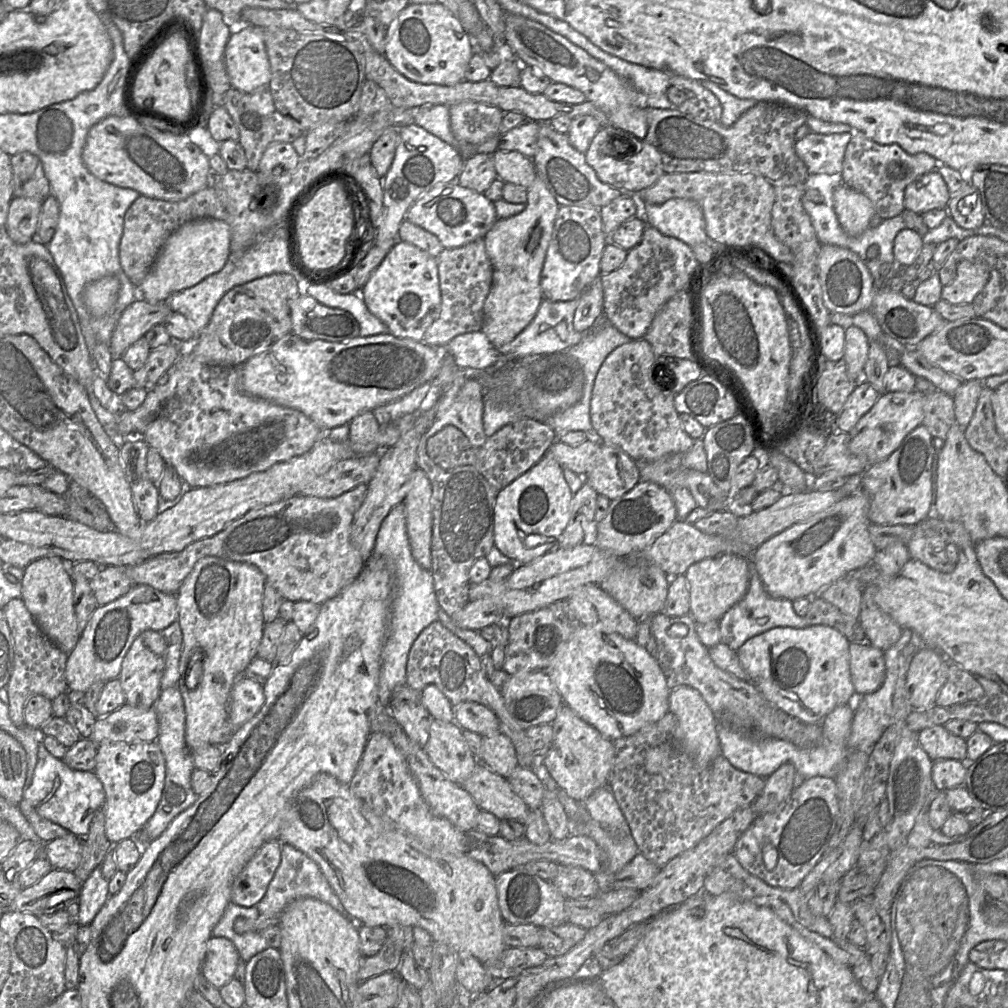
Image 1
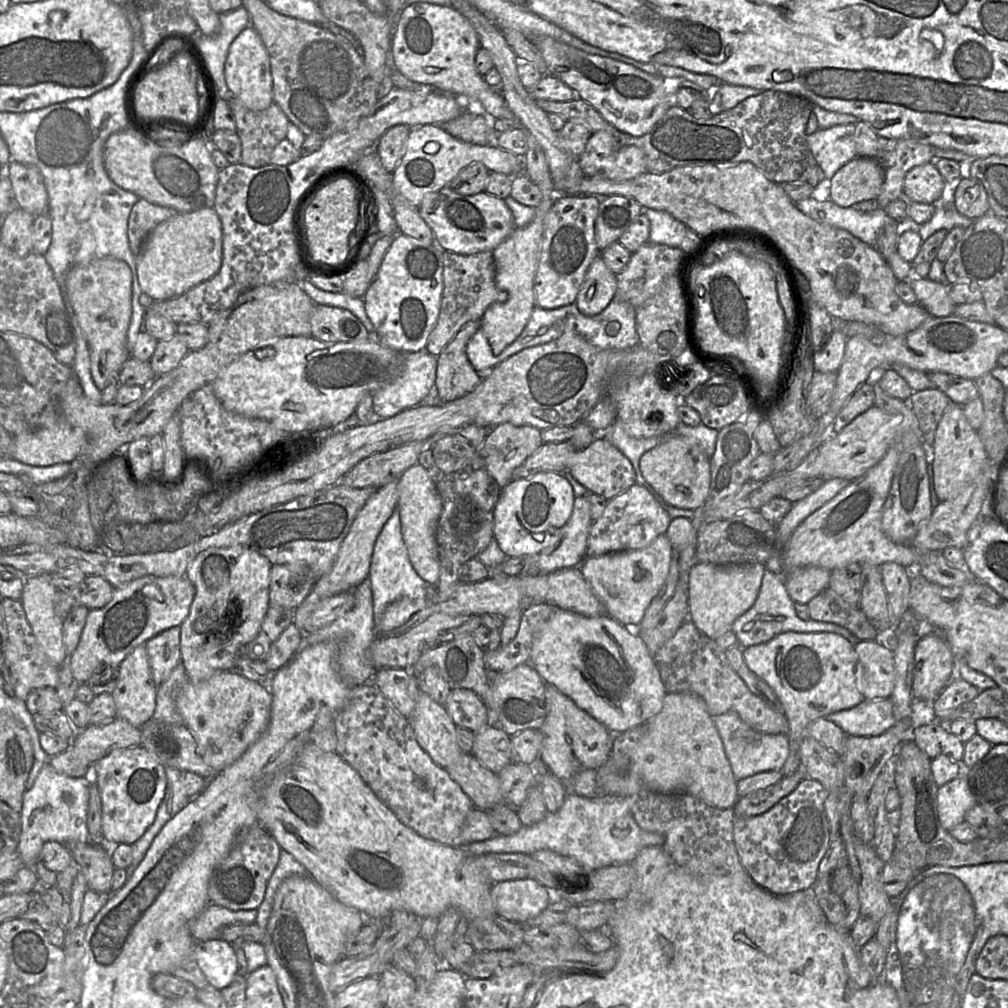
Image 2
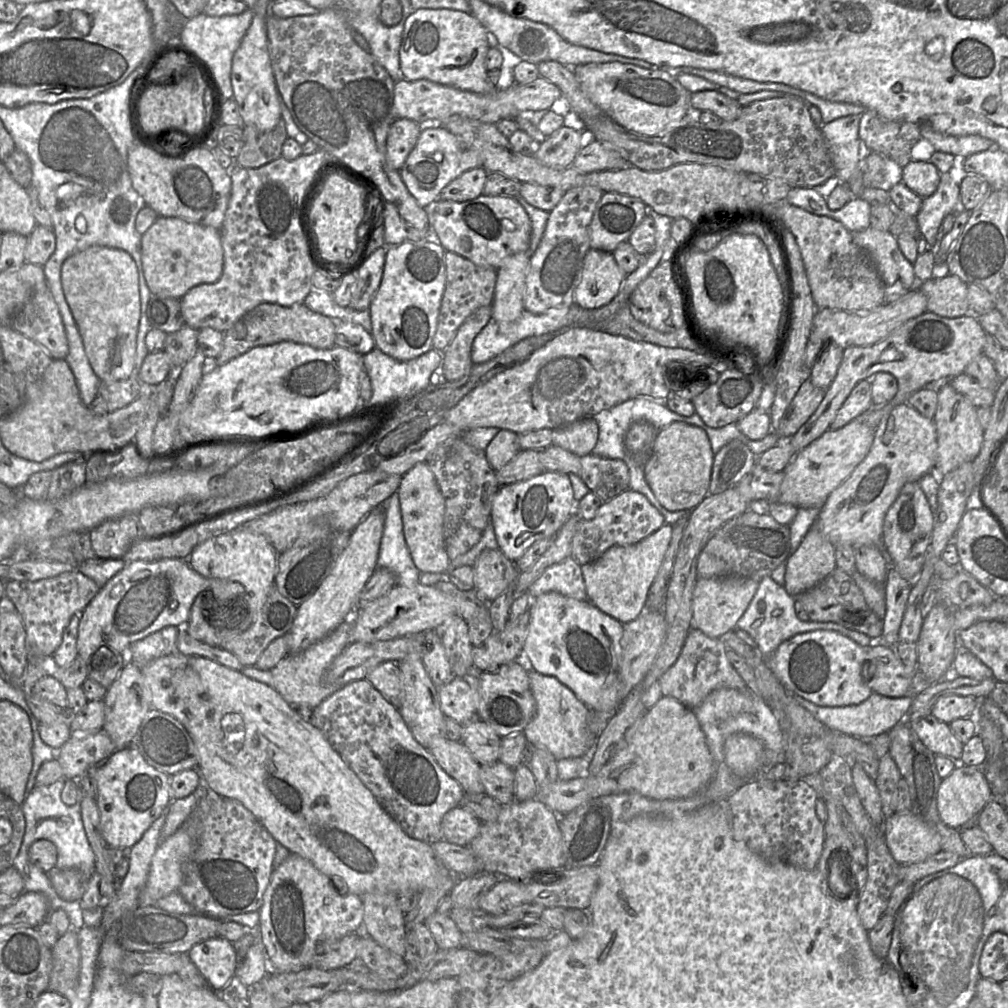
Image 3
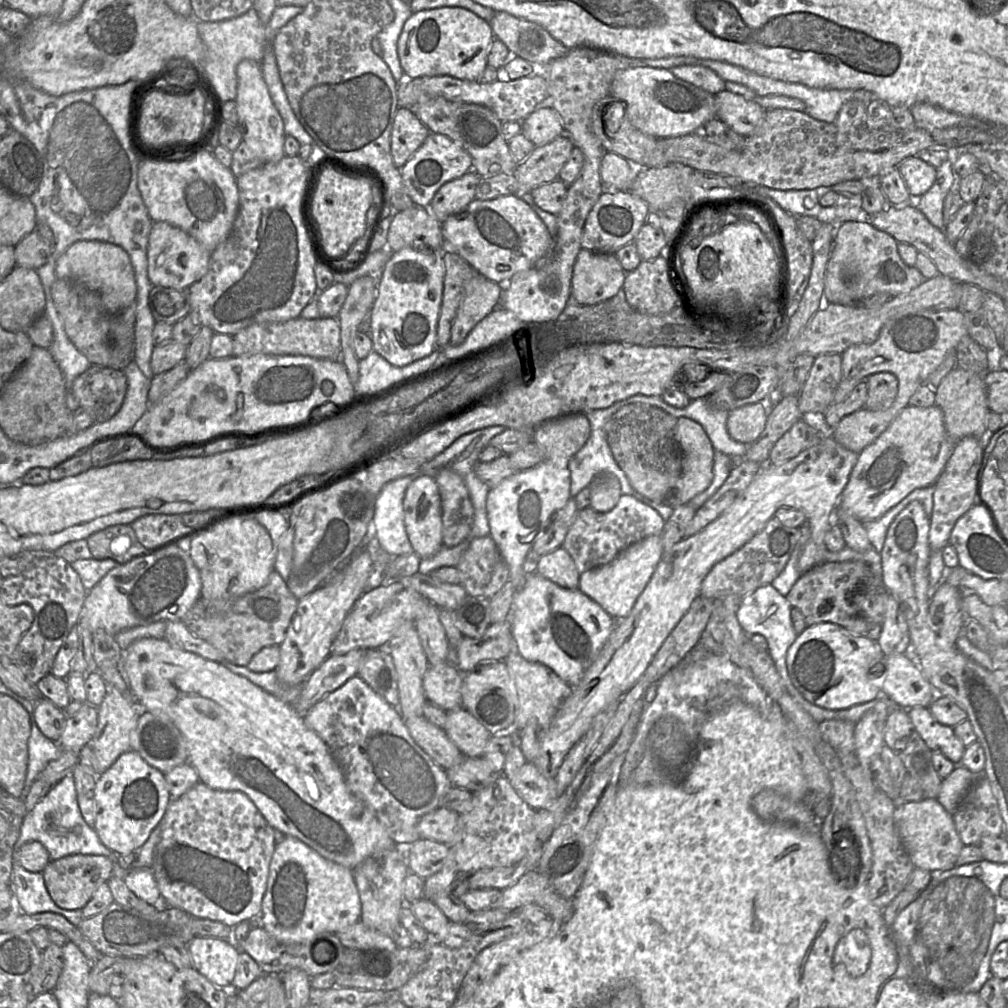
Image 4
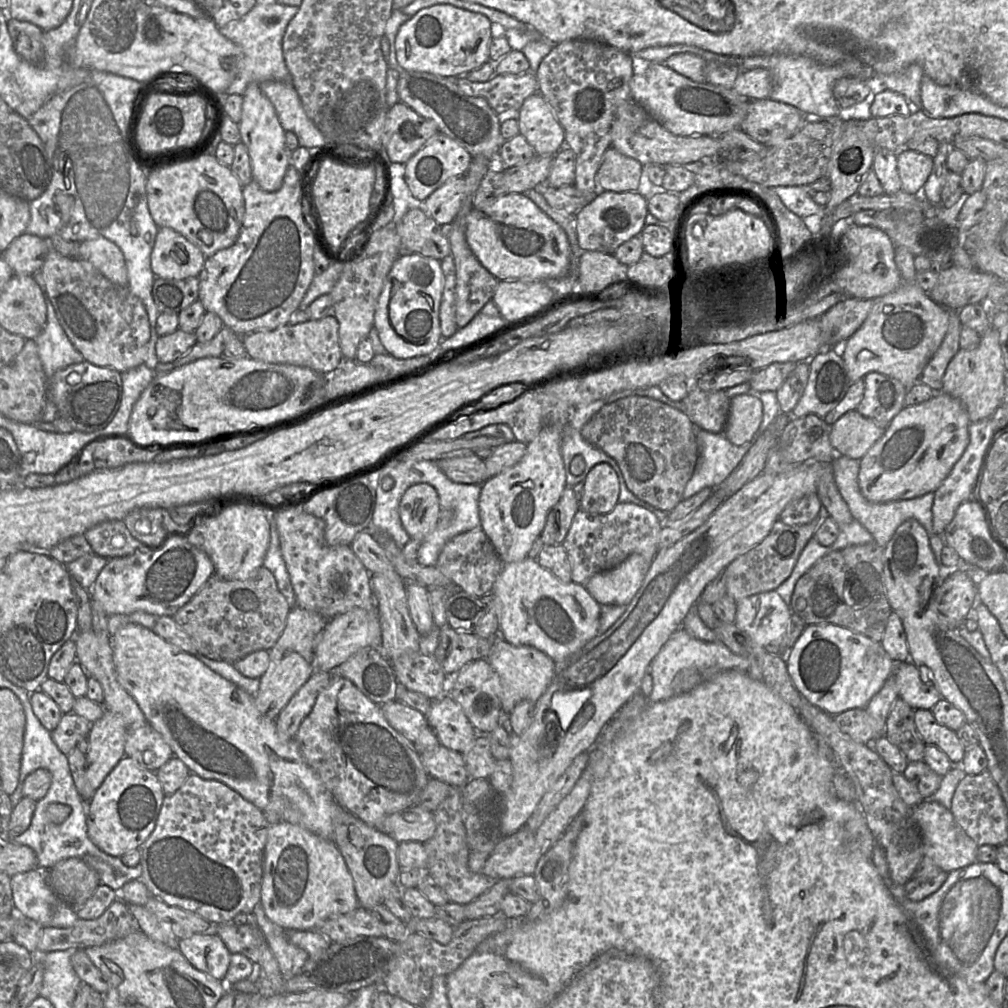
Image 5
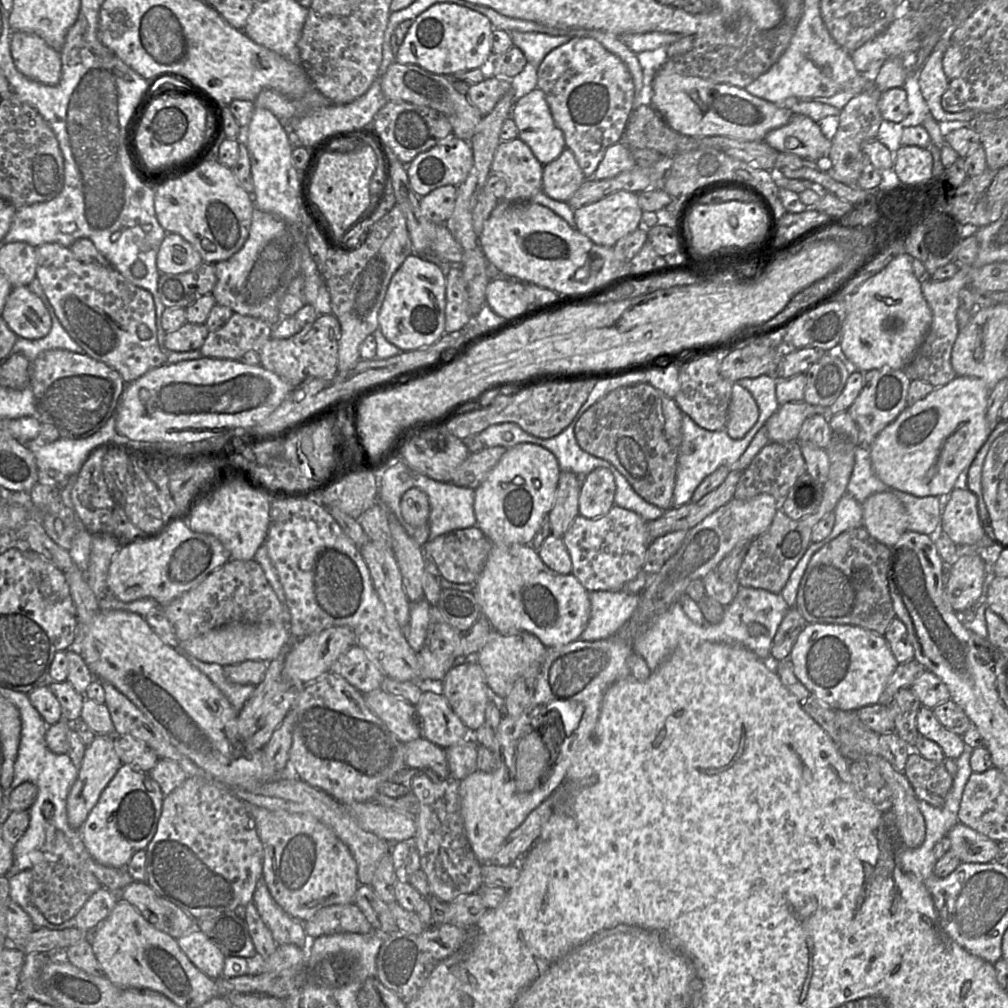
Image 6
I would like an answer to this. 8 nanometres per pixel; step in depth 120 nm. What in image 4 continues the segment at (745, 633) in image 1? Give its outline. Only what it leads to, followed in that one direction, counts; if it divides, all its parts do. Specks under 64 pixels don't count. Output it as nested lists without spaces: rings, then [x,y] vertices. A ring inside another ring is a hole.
[[[768,584],[744,597],[736,613],[740,626],[749,637],[759,634],[766,638],[768,642],[768,653],[773,659],[776,669],[787,690],[791,690],[791,686],[794,686],[787,670],[787,652],[799,636],[792,624],[791,611],[792,606],[787,598],[781,595],[772,584]]]

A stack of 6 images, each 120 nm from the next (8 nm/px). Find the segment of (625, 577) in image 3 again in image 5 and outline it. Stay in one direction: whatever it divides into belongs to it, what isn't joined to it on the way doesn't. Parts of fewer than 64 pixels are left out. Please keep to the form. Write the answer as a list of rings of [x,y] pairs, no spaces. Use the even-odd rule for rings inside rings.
[[[631,554],[619,565],[593,575],[584,585],[600,605],[627,606],[640,588],[652,561]]]

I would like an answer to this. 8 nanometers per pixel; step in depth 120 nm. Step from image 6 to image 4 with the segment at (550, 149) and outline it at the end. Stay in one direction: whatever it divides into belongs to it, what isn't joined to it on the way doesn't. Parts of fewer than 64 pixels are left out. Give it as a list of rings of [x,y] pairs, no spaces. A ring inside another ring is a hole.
[[[550,99],[521,122],[521,132],[533,145],[545,145],[564,134],[563,124],[550,106]]]

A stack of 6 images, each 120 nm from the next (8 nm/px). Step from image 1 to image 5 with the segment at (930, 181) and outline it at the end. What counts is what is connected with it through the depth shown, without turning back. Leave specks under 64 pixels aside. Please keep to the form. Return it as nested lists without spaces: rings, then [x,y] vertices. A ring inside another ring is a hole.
[[[902,149],[896,156],[902,190],[916,194],[924,187],[932,172],[933,158],[911,149]]]

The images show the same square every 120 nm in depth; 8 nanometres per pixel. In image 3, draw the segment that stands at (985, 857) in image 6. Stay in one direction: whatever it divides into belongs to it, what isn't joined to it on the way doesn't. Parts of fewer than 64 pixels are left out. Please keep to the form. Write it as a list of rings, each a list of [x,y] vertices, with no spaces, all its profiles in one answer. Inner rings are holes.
[[[911,811],[895,812],[885,819],[884,835],[900,865],[922,862],[941,851],[939,833]]]

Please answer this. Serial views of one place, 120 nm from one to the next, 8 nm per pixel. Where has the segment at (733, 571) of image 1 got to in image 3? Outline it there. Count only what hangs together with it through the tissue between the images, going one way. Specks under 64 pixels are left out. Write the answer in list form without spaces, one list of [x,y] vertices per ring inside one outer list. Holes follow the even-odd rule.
[[[741,577],[698,578],[692,597],[692,626],[712,639],[719,639],[735,630],[738,620],[745,613],[753,599],[759,582]]]

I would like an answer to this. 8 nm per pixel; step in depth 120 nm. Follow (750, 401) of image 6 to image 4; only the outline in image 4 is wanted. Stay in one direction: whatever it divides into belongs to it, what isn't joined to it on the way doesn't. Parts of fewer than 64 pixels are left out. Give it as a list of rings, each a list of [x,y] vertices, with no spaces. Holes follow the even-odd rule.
[[[761,401],[747,404],[729,412],[727,430],[735,441],[752,444],[764,431],[767,419]]]

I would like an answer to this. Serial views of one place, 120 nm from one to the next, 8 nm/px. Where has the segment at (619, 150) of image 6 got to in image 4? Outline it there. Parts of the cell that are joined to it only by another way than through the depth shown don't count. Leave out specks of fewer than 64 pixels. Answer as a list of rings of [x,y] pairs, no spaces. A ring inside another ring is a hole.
[[[605,151],[600,164],[600,177],[607,189],[630,190],[641,169],[620,155]]]

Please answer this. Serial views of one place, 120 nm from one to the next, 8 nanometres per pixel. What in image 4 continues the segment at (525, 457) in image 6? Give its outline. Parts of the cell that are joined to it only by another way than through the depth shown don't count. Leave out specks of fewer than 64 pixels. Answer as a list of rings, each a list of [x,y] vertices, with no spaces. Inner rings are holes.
[[[573,413],[538,425],[532,440],[541,448],[544,459],[538,465],[516,471],[489,489],[486,500],[490,536],[504,558],[509,577],[516,589],[524,584],[523,562],[535,539],[547,528],[554,514],[571,498],[569,460],[584,446],[590,436],[585,413]]]

